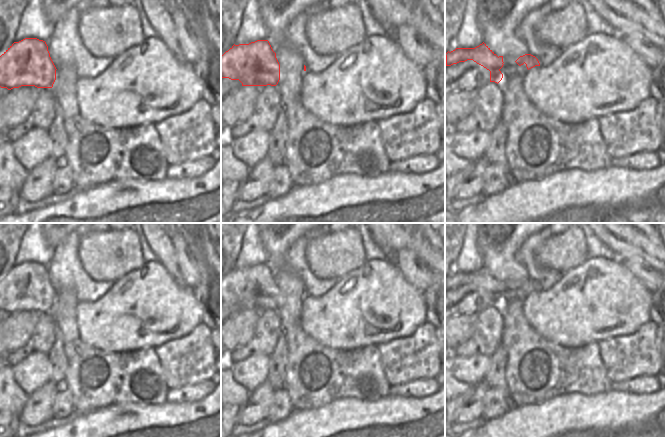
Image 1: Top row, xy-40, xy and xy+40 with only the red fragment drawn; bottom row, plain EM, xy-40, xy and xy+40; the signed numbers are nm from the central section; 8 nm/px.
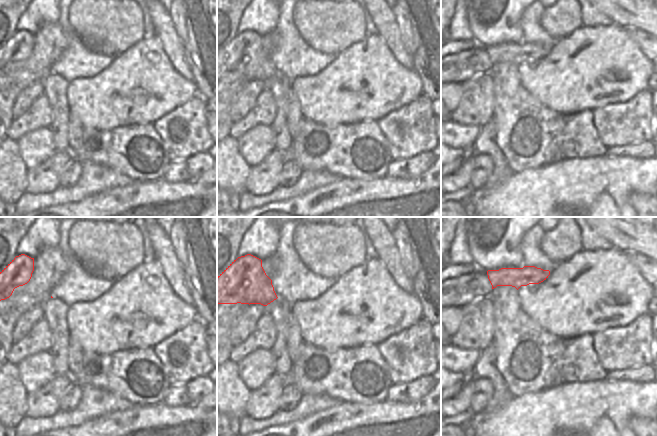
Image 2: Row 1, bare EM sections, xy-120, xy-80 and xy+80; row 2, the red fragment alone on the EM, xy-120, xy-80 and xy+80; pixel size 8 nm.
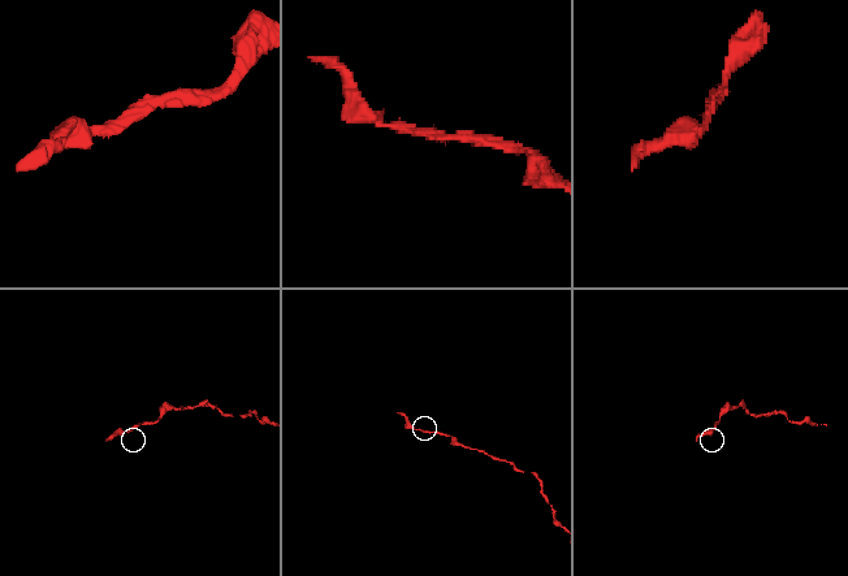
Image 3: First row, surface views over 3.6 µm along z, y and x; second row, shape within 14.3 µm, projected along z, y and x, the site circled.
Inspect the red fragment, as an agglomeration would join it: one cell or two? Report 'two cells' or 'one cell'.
one cell

